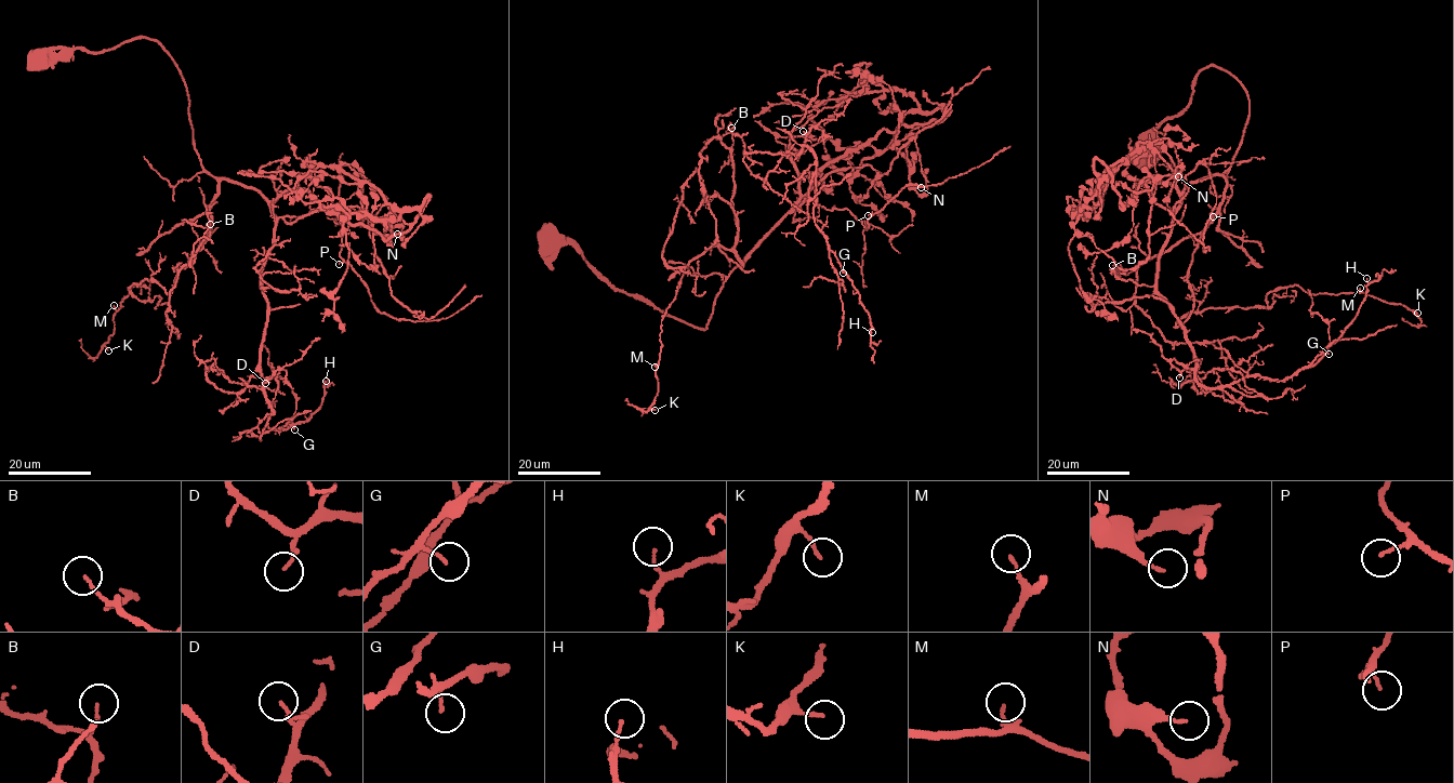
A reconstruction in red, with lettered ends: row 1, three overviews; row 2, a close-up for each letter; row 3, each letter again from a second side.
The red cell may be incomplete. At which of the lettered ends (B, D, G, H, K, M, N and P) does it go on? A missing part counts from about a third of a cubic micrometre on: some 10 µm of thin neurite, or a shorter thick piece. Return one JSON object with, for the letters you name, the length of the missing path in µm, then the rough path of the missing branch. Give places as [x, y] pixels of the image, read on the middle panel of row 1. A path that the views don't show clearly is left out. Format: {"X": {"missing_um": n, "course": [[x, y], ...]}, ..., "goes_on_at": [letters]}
{"M": {"missing_um": 50}, "goes_on_at": ["M"]}

